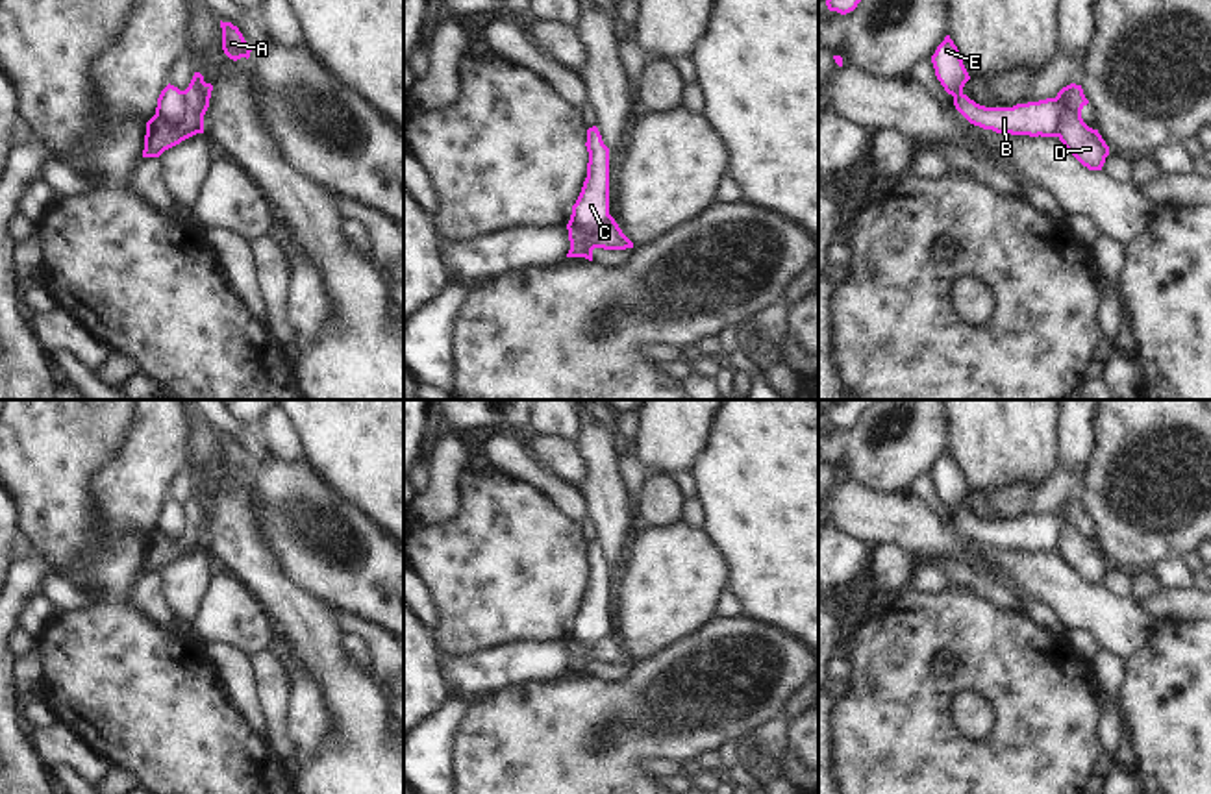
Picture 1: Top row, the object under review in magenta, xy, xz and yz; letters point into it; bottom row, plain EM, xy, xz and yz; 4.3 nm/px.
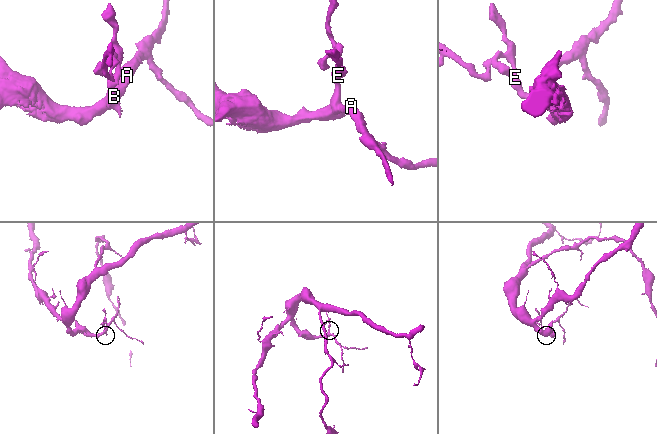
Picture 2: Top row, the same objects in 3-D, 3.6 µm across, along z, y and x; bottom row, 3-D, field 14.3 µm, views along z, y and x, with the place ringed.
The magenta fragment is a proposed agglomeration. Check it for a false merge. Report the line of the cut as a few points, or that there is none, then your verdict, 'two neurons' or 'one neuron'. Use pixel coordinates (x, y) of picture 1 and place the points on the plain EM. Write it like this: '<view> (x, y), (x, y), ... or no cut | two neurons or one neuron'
xz (611, 632), (586, 652), (584, 670) | two neurons

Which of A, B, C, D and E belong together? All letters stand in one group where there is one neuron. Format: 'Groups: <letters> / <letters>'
Groups: A D / B C E

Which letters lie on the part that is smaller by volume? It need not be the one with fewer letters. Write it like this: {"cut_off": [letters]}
{"cut_off": ["B", "C", "E"]}

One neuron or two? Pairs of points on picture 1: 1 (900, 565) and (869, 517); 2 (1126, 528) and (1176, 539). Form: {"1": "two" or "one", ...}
{"1": "two", "2": "one"}

